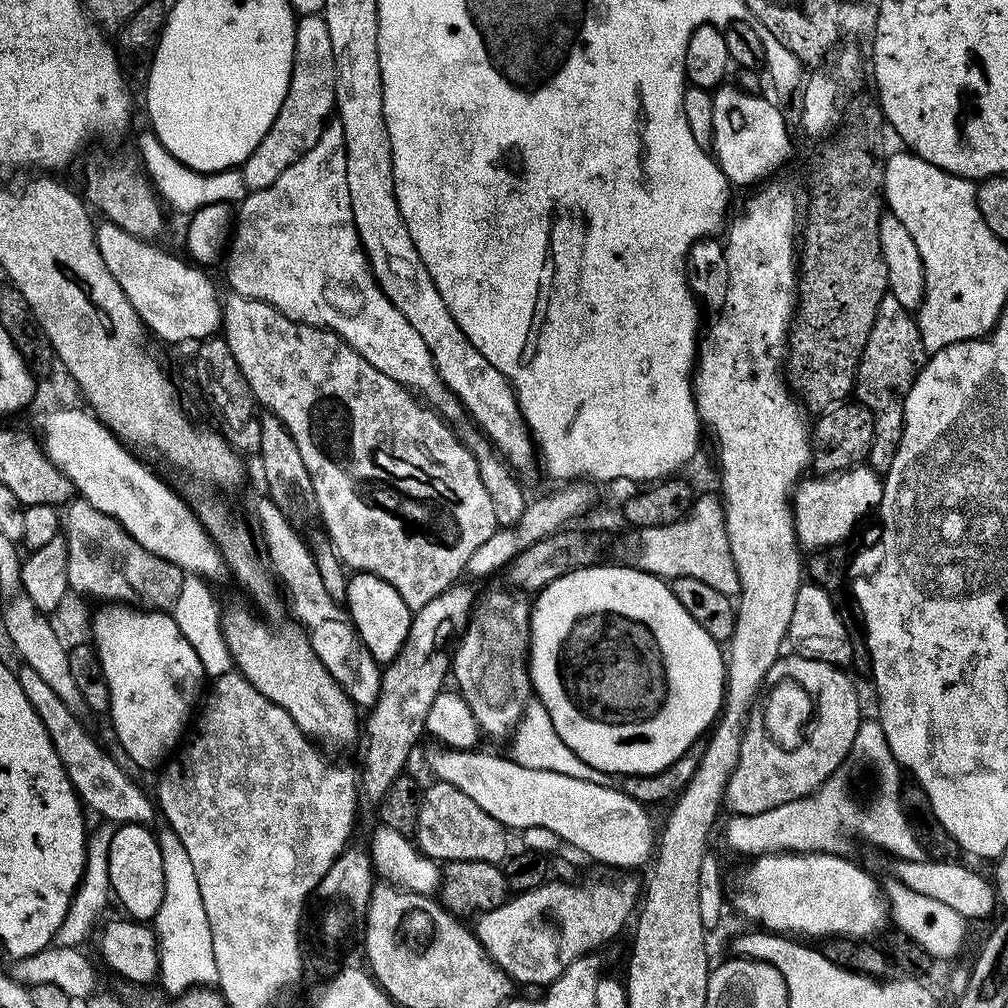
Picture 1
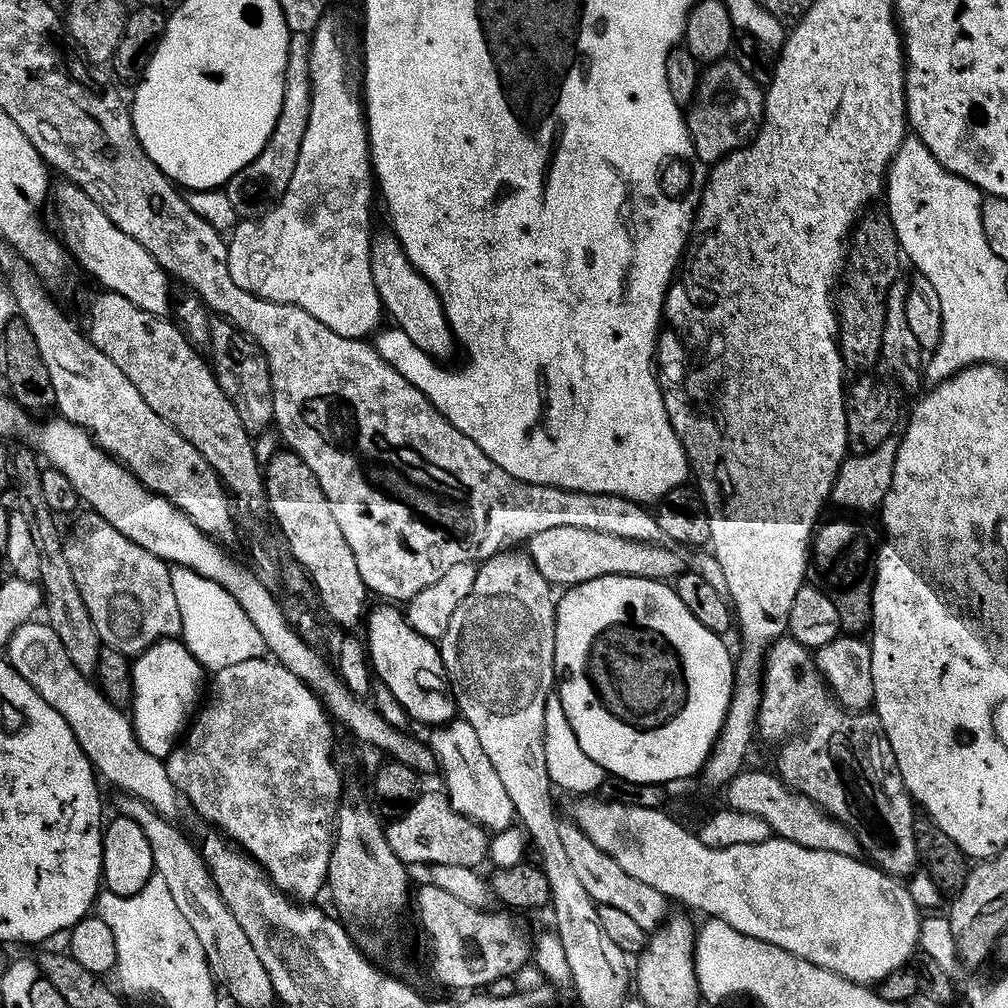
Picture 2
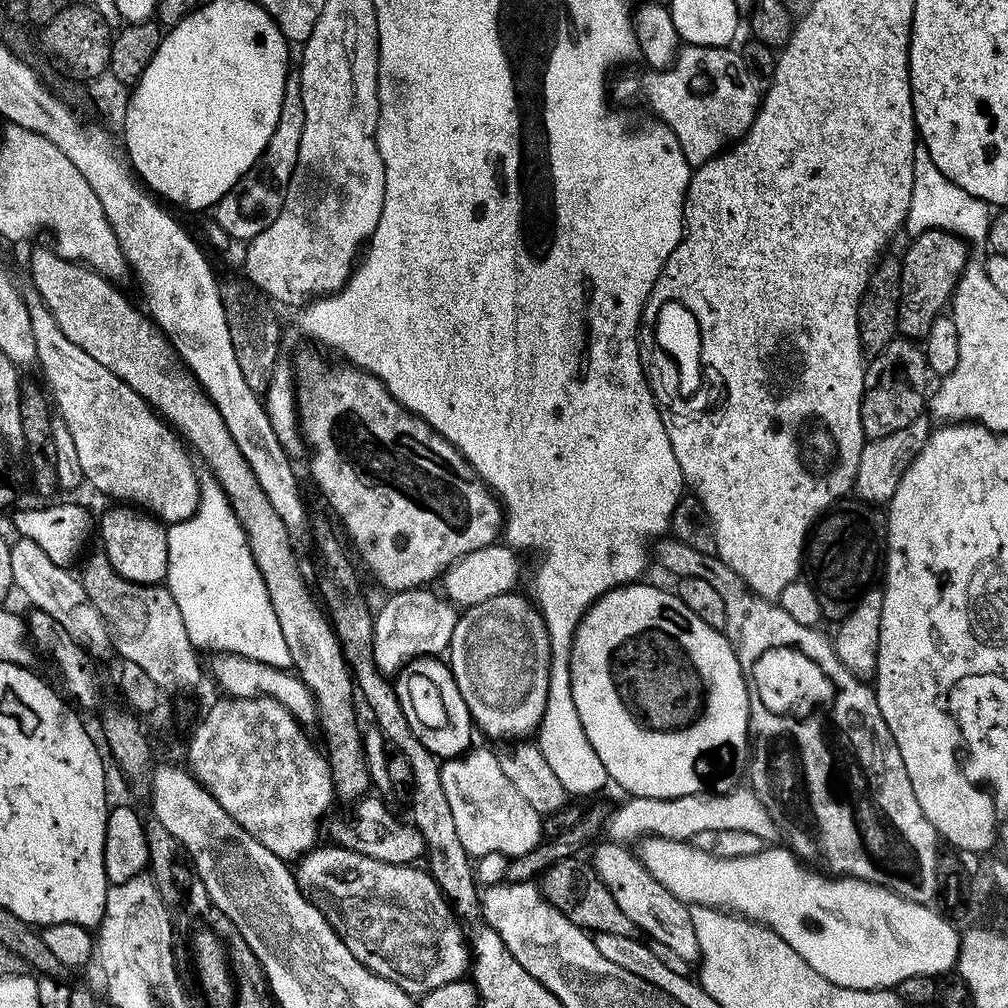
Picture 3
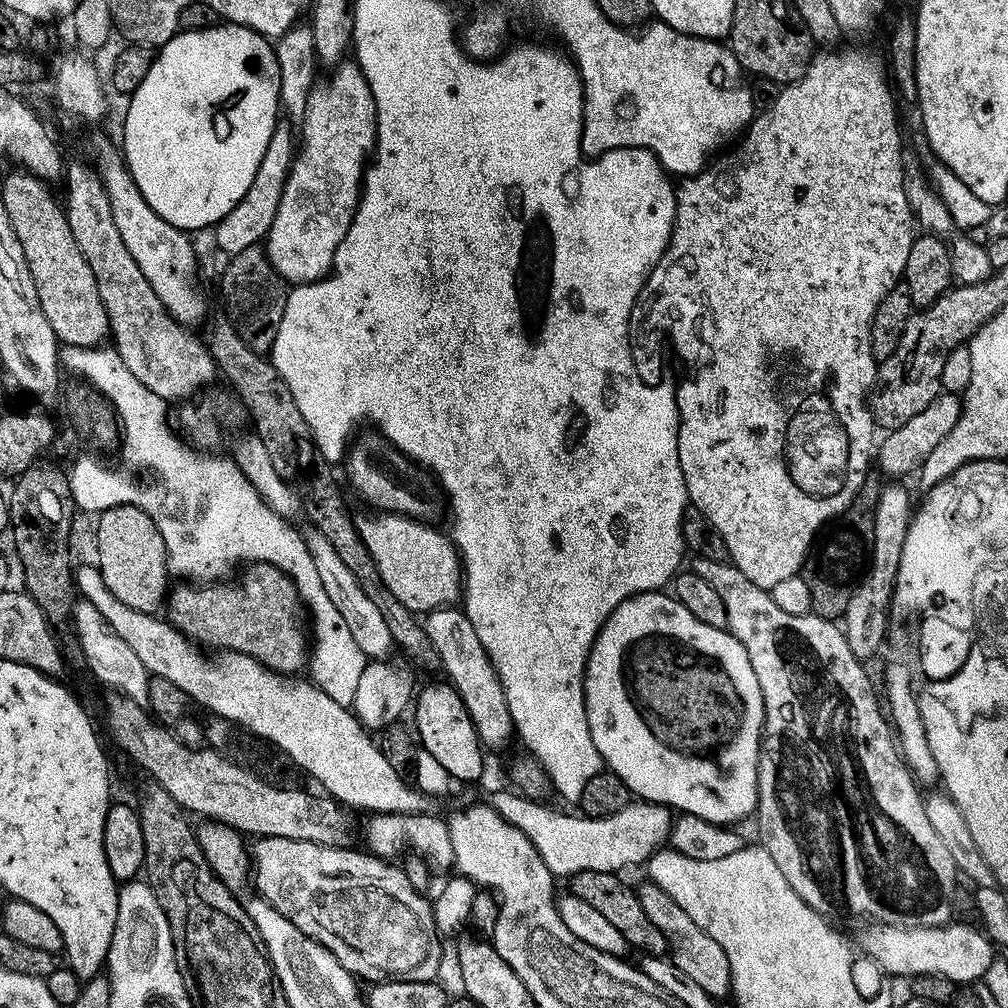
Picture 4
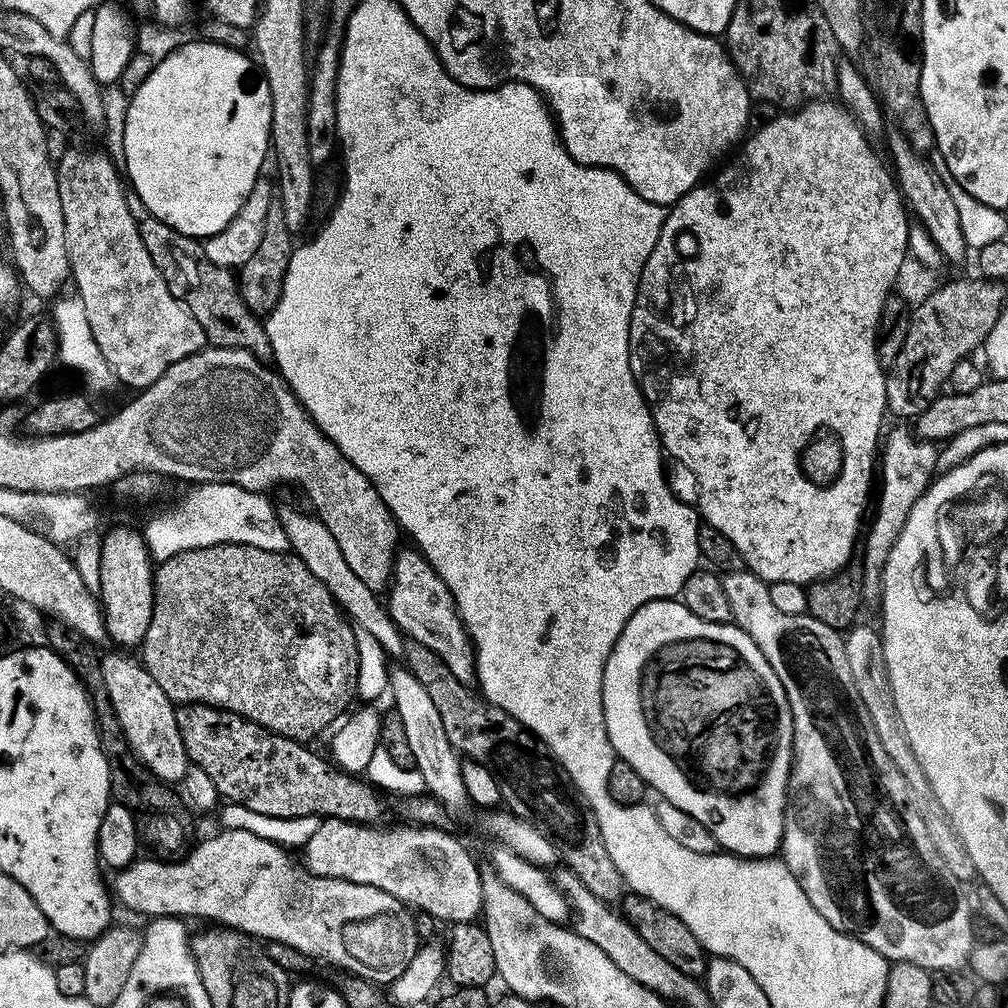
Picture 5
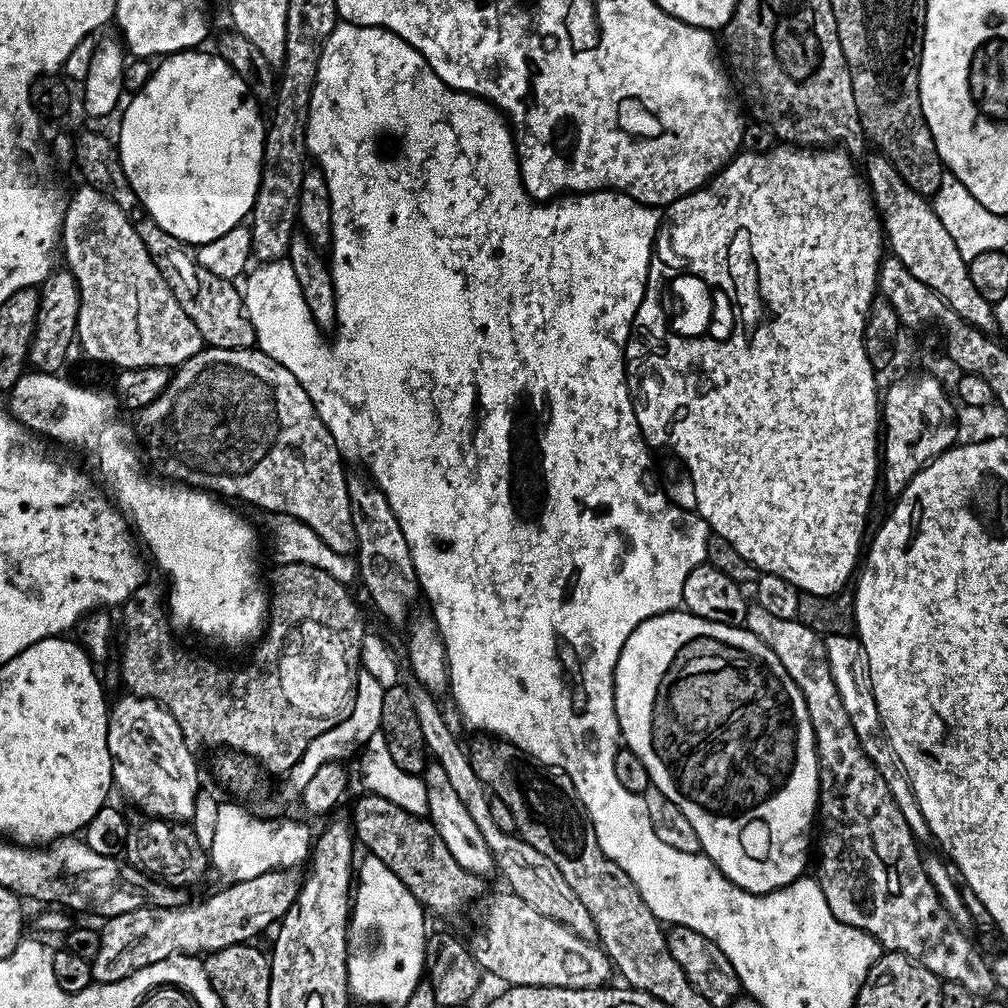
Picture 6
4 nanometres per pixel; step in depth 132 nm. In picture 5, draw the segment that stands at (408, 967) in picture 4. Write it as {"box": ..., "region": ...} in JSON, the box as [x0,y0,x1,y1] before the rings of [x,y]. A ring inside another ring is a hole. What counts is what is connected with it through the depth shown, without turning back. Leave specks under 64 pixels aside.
{"box":[110,828,418,986],"region":[[[224,828],[217,836],[206,837],[190,852],[183,858],[169,859],[172,860],[169,864],[163,864],[160,858],[137,858],[124,868],[115,869],[111,873],[112,886],[110,882],[110,892],[115,903],[132,912],[141,912],[144,918],[201,916],[204,920],[217,920],[220,923],[217,925],[225,929],[243,932],[261,941],[273,940],[276,944],[285,944],[304,956],[321,956],[345,968],[345,973],[376,986],[392,985],[414,958],[418,939],[416,924],[412,921],[413,913],[408,905],[398,902],[394,894],[386,894],[386,890],[378,890],[378,886],[316,876],[297,861],[296,865],[288,857],[287,847],[266,838],[258,838],[258,834],[250,834],[250,830]]]}

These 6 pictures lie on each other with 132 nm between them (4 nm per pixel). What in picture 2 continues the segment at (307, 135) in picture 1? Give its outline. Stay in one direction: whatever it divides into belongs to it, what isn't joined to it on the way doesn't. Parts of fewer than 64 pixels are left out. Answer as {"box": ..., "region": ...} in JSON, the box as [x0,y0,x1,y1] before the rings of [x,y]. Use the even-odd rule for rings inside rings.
{"box":[226,32,311,220],"region":[[[294,32],[289,35],[282,110],[278,114],[278,122],[274,122],[274,130],[270,134],[270,138],[266,138],[266,146],[262,146],[259,154],[246,167],[238,170],[238,174],[231,176],[226,185],[230,206],[234,206],[237,217],[245,220],[260,219],[279,202],[282,194],[290,186],[294,166],[298,166],[298,150],[302,150],[302,137],[305,136],[306,126],[310,122],[311,46],[309,33]]]}

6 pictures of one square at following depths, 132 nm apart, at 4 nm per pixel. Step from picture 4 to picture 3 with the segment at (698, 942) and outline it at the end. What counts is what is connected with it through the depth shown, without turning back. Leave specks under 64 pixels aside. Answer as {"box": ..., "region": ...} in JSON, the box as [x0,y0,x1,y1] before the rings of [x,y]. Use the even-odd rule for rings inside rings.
{"box":[590,842,701,961],"region":[[[615,842],[603,843],[590,855],[592,869],[598,878],[602,878],[606,890],[610,890],[622,914],[630,918],[633,929],[640,931],[641,928],[649,941],[655,942],[661,949],[669,948],[680,960],[699,961],[701,954],[698,934],[694,934],[692,908],[683,900],[674,898],[674,894],[670,894],[670,890],[666,890],[666,886],[662,886],[662,882],[658,882],[658,878],[654,878],[646,866],[642,866],[639,855],[633,849],[631,852],[631,847]]]}

